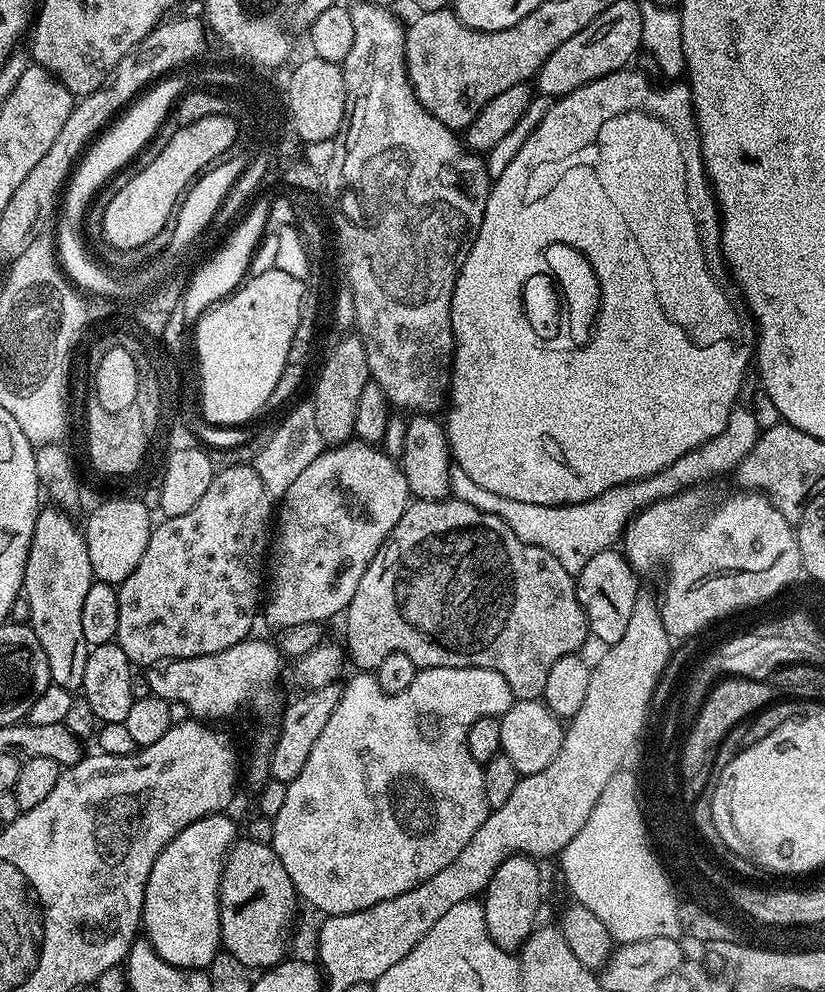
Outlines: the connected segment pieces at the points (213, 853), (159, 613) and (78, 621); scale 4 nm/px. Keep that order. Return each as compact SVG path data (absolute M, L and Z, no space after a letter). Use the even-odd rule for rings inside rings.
M213 814L190 822L164 847L150 870L144 895L144 914L142 917L143 935L152 943L154 950L166 962L179 968L199 968L206 970L216 953L221 951L220 943L220 876L224 872L224 861L228 849L236 843L238 833L236 824L228 814Z
M232 464L213 475L206 494L194 506L194 510L186 510L186 514L170 516L153 527L150 542L146 542L146 554L142 554L142 562L134 566L134 574L126 578L118 586L118 630L115 644L122 646L126 658L134 666L157 664L163 660L177 660L178 658L194 658L202 654L218 654L218 650L226 650L238 642L249 639L252 623L258 620L258 609L262 604L262 585L266 580L266 553L270 548L268 523L274 520L274 500L269 496L266 486L262 486L262 478L258 478L255 467L248 464Z
M41 507L28 547L22 595L29 602L27 623L34 630L38 642L42 642L42 650L46 650L52 683L69 690L80 690L90 651L90 645L82 634L82 601L94 577L83 531L78 524L76 528L71 518L67 511L58 507Z

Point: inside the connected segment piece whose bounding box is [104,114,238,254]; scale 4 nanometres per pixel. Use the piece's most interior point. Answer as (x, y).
(147, 204)

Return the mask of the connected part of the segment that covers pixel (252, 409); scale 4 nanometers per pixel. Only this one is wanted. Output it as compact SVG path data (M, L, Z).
M275 266L265 268L250 275L247 286L237 288L226 302L218 305L215 312L208 314L208 320L200 324L200 357L202 370L199 381L202 383L202 416L211 424L244 426L251 416L256 416L270 398L270 390L278 386L282 370L289 364L290 342L294 342L294 330L298 330L300 307L306 295L304 280Z

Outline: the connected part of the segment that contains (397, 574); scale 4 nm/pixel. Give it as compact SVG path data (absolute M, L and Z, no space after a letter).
M445 498L442 500L413 499L411 503L409 503L407 510L402 514L402 518L398 518L394 530L388 532L388 537L384 539L384 544L378 550L378 554L374 554L370 566L366 566L366 574L362 574L362 582L358 582L358 590L354 590L354 598L350 598L347 609L342 616L342 621L343 620L345 640L343 640L343 643L346 645L346 656L351 663L353 660L353 662L357 664L355 666L357 669L375 670L378 666L378 662L382 662L382 658L386 658L386 654L397 652L398 654L406 654L406 658L410 658L410 662L414 662L417 669L420 670L426 668L485 668L486 670L498 670L498 674L502 674L502 678L506 678L506 686L510 686L512 695L516 700L540 700L546 690L546 677L550 675L550 666L554 666L554 662L558 662L558 658L566 658L567 656L579 653L581 651L580 647L582 647L587 640L590 640L586 614L578 602L575 575L568 572L566 566L562 566L562 562L558 562L558 558L554 558L554 554L550 554L550 550L542 550L542 546L534 546L533 544L522 542L522 538L518 538L518 534L514 534L514 530L510 530L510 526L506 526L506 522L502 522L500 516L486 514L482 510L470 506L470 502L462 502L455 498Z

